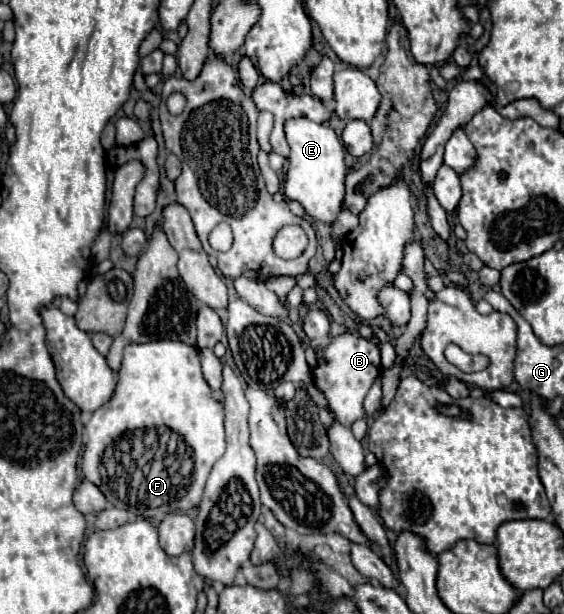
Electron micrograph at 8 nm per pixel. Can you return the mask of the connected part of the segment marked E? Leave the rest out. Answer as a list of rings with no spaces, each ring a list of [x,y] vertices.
[[[306,117],[286,121],[284,131],[290,145],[290,169],[286,175],[284,195],[298,201],[314,221],[332,227],[344,207],[344,179],[348,171],[344,163],[344,147],[328,125],[318,125]]]

